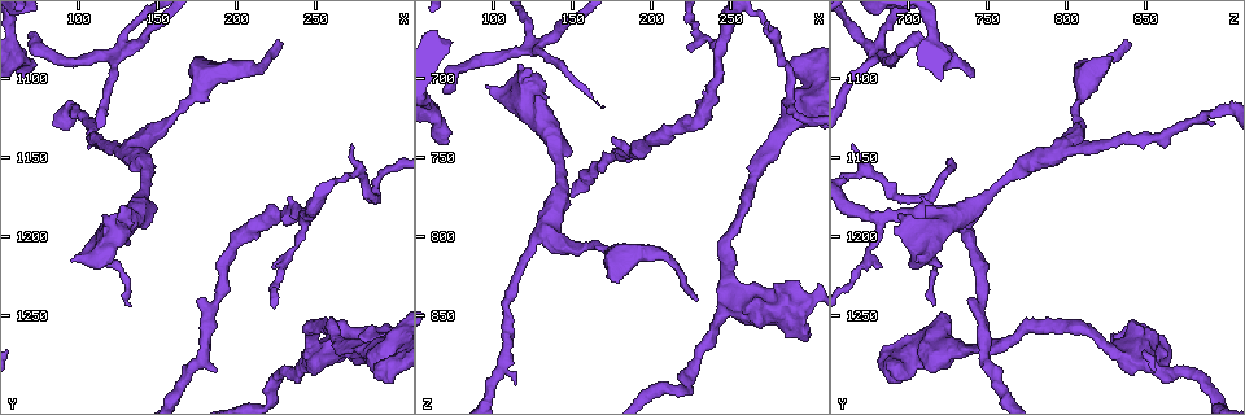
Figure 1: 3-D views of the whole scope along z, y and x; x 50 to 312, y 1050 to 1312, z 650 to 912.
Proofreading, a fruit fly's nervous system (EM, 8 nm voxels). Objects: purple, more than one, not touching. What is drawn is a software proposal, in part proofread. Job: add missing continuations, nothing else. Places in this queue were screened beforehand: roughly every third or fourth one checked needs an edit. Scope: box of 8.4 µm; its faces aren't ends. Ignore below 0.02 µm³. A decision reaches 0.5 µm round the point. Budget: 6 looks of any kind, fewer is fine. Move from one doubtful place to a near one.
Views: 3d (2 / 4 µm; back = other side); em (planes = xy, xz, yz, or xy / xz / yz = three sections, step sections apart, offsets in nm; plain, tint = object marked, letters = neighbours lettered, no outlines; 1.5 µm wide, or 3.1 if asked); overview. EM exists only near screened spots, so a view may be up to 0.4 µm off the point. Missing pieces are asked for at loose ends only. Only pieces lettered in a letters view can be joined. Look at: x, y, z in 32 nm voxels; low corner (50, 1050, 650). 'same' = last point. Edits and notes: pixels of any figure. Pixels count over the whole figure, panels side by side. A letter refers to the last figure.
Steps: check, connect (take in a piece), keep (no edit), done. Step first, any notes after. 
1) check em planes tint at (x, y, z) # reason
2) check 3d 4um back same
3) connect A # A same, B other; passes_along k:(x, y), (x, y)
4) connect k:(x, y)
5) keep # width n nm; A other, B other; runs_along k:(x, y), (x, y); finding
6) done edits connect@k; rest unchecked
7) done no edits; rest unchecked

check em xy step 8 tint at (96, 1216, 706) # branch stops here

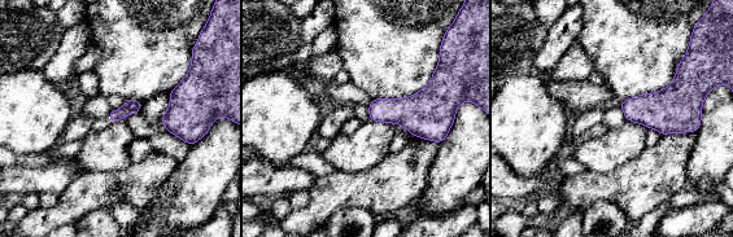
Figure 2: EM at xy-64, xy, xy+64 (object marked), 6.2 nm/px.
check em planes letters same

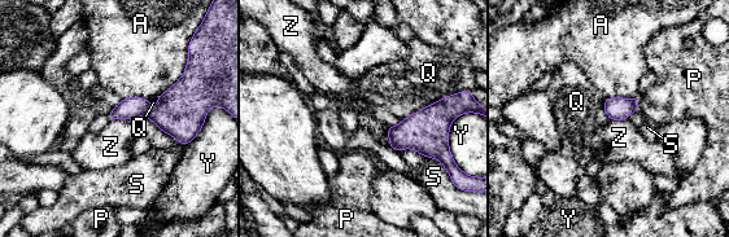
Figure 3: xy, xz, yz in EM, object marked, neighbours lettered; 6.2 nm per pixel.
keep # longest_contact Q 320 nm; A other, P other, Q other, S other, Y other, Z other; none of them fits

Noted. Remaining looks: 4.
check em planes tint at (294, 1262, 862) # branch stops here

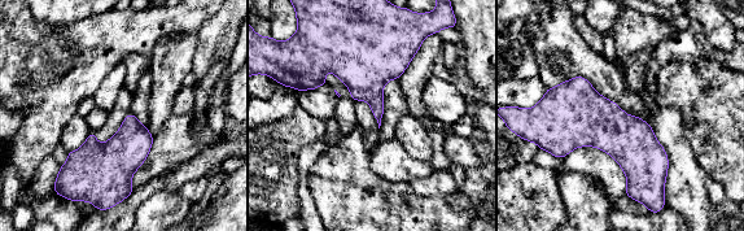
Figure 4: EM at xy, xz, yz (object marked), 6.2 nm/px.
check em planes letters same # what lies round it

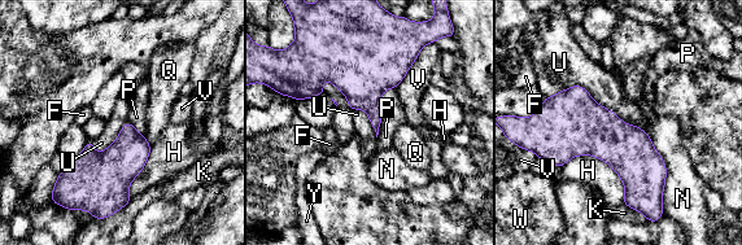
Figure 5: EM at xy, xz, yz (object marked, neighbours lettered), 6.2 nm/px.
keep # F other, H other, K other, N other, P other, Q other, U other, V other, W other, Y other; runs_along 5:(577, 91), (658, 200); none of them fits

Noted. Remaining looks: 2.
done no edits; rest unchecked

